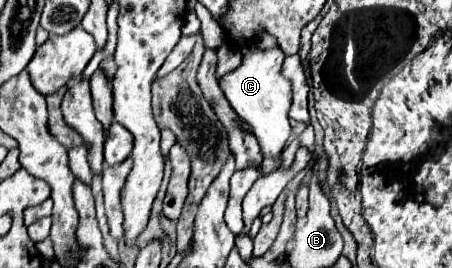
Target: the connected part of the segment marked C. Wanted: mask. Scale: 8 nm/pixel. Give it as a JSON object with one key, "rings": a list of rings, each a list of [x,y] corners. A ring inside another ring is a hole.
{"rings":[[[255,50],[243,58],[243,64],[227,74],[219,86],[223,88],[227,100],[231,102],[233,110],[251,126],[261,152],[263,152],[263,172],[269,174],[277,170],[281,150],[289,138],[291,126],[289,126],[289,106],[291,106],[291,84],[281,76],[281,64],[283,64],[283,50]]]}

